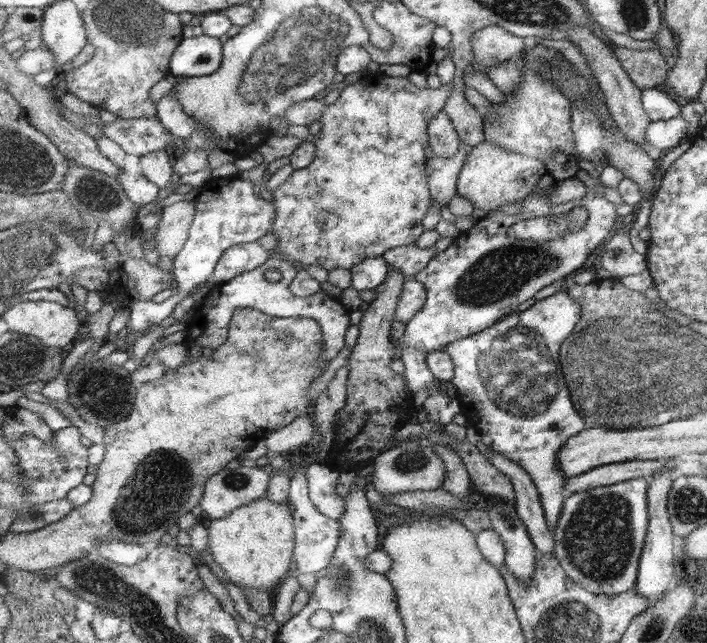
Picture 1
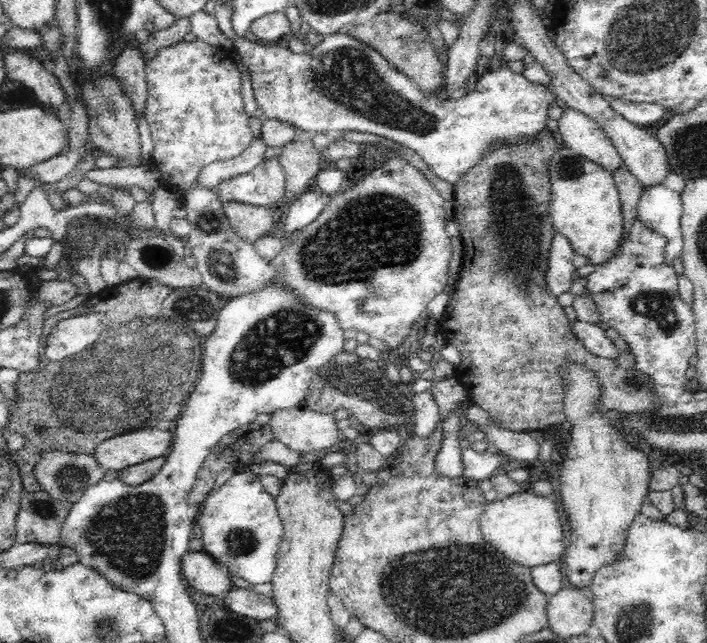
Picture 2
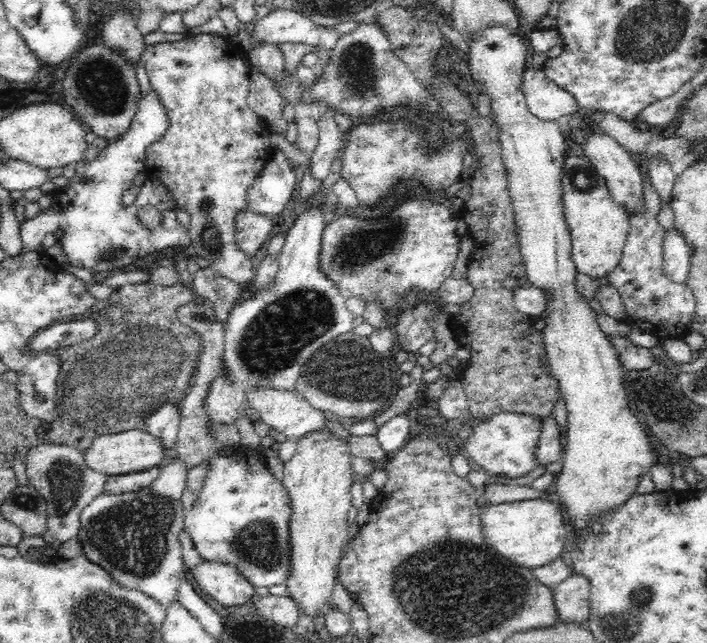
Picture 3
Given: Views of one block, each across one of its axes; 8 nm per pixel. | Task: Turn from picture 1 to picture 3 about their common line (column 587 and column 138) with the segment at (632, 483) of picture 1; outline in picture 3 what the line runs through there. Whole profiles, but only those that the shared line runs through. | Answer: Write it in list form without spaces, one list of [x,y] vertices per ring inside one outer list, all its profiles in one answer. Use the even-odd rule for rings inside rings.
[[[170,457],[161,467],[158,478],[141,488],[124,494],[100,494],[80,515],[81,527],[77,537],[88,560],[103,566],[116,582],[128,588],[135,588],[166,606],[174,600],[181,584],[182,572],[187,572],[182,560],[182,546],[178,535],[185,530],[186,509],[182,506],[182,494],[187,472],[180,459]]]

